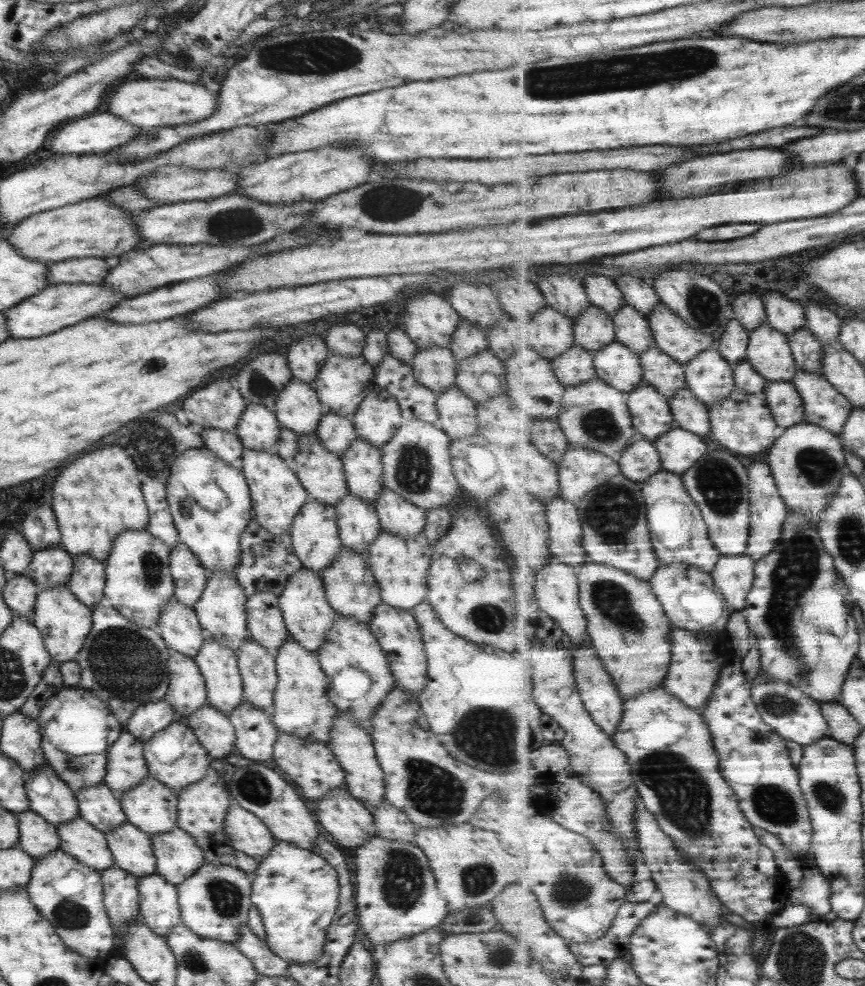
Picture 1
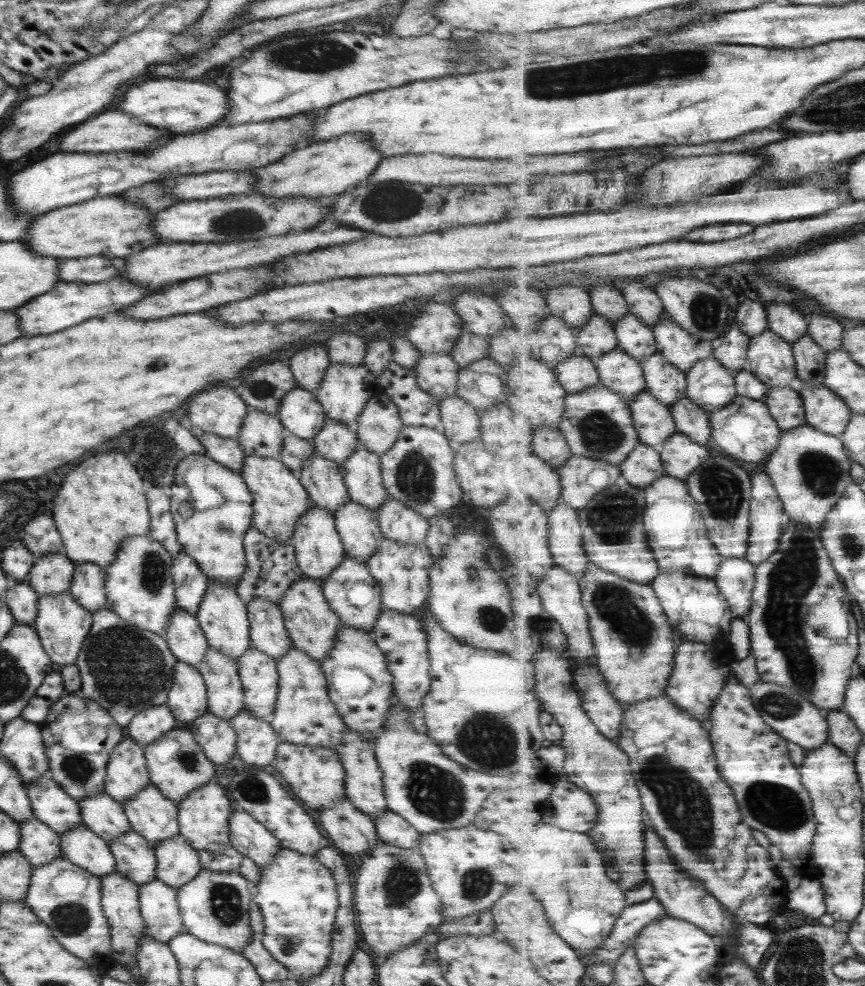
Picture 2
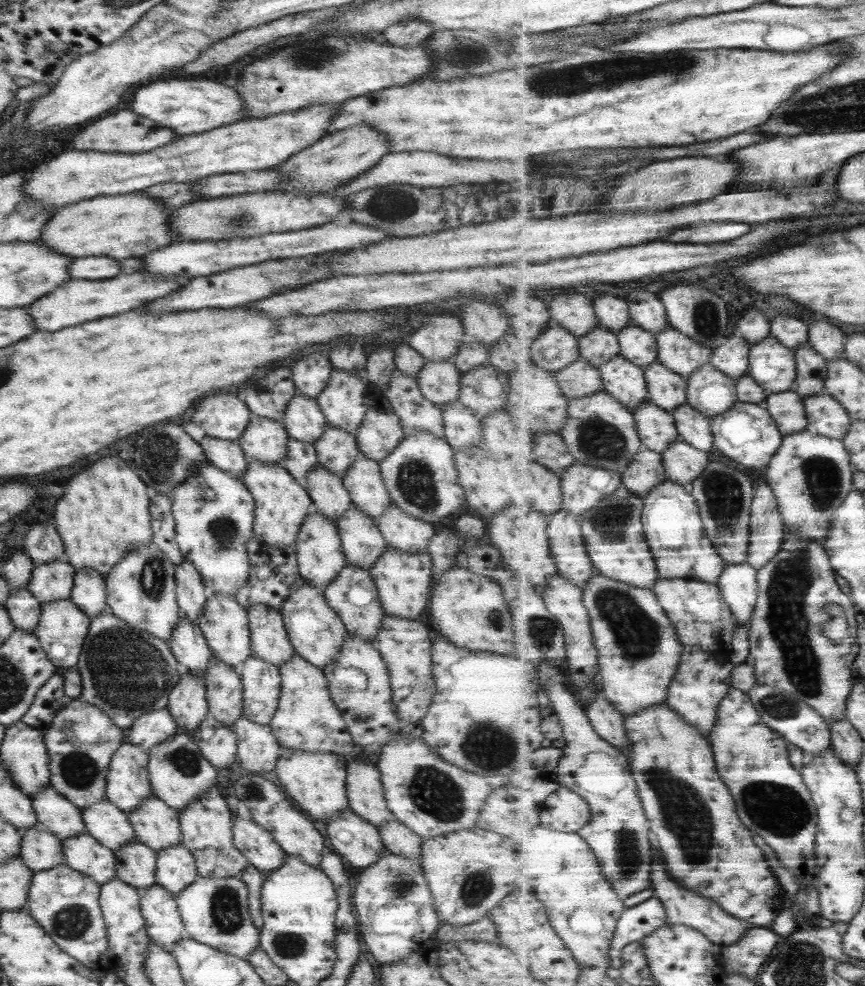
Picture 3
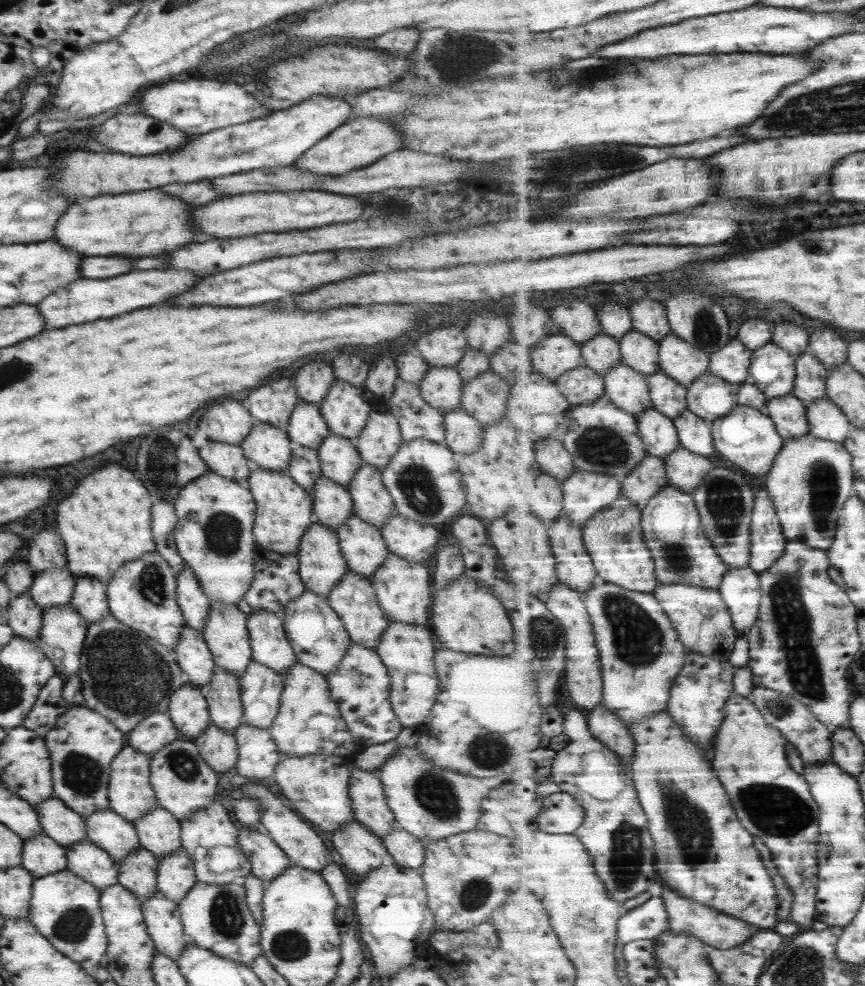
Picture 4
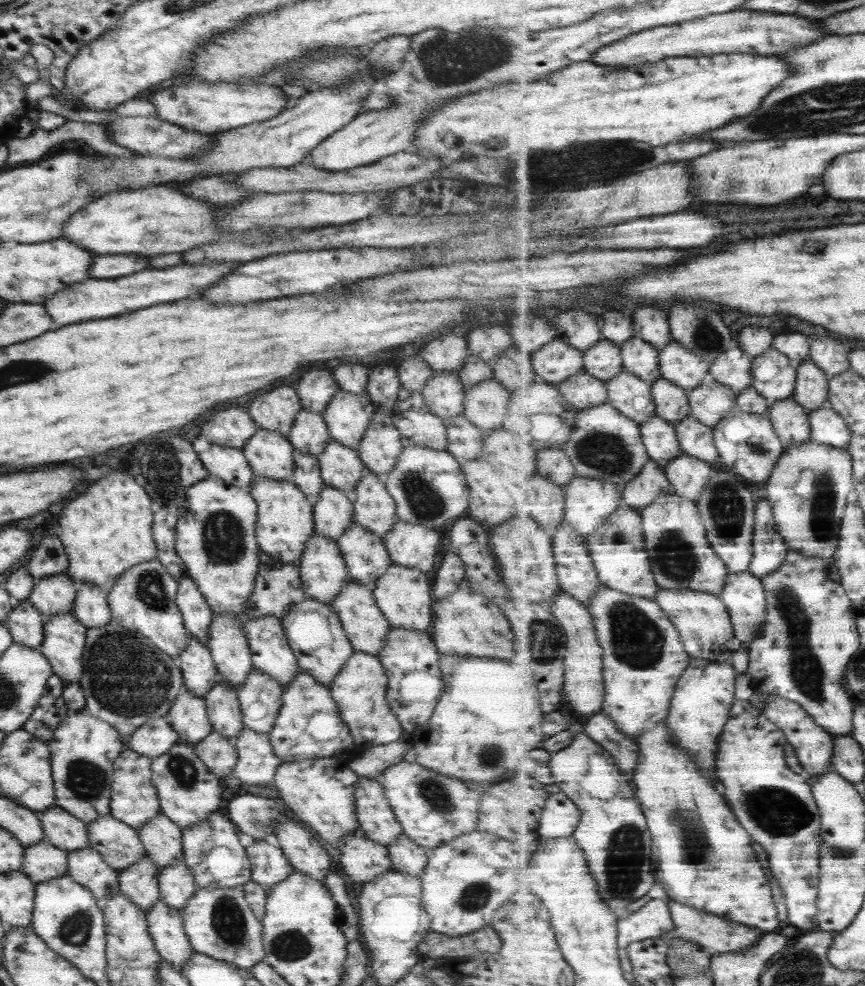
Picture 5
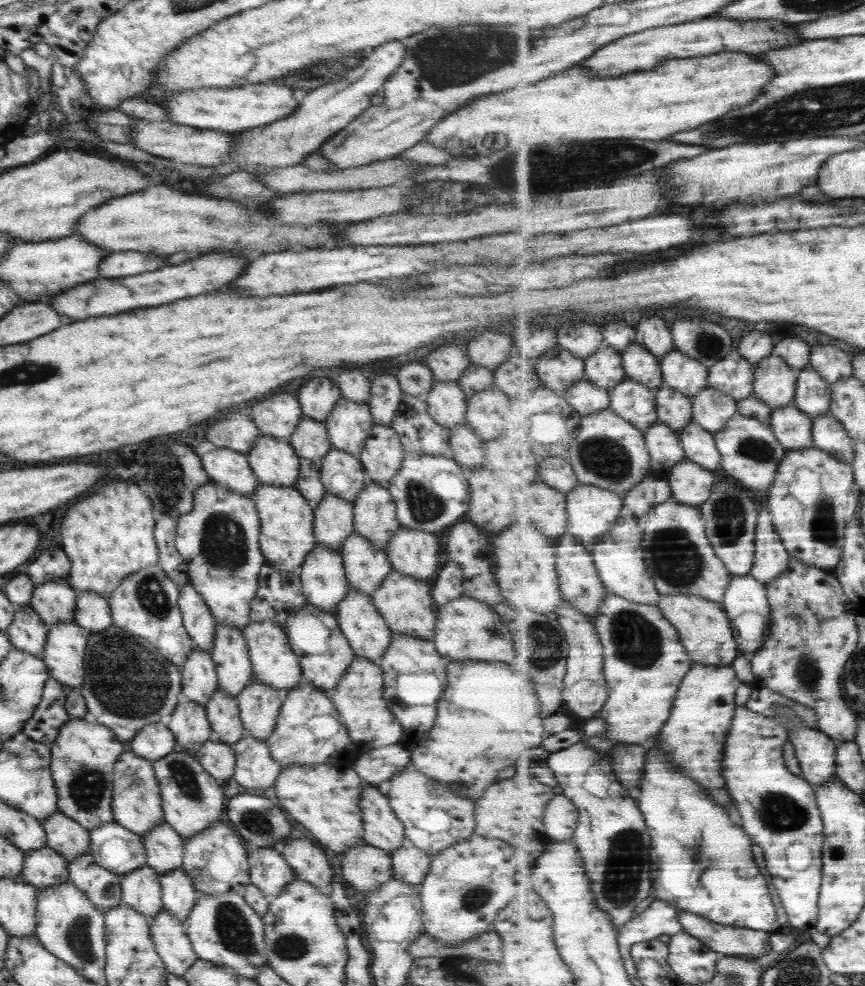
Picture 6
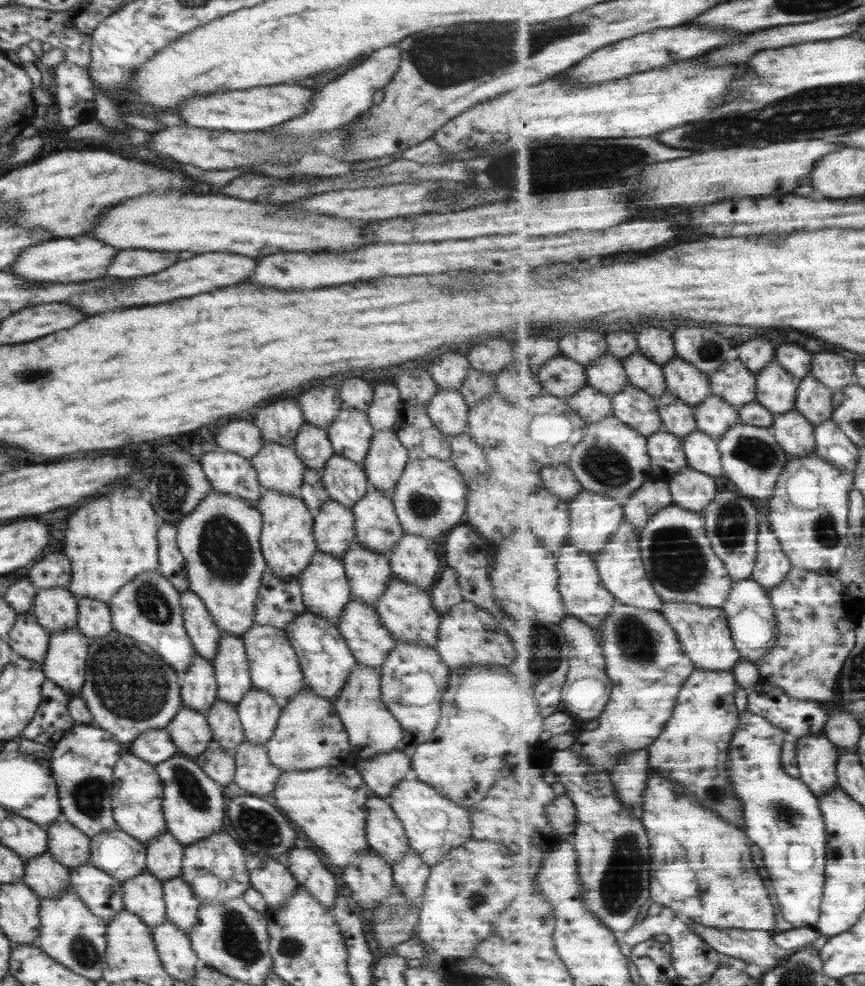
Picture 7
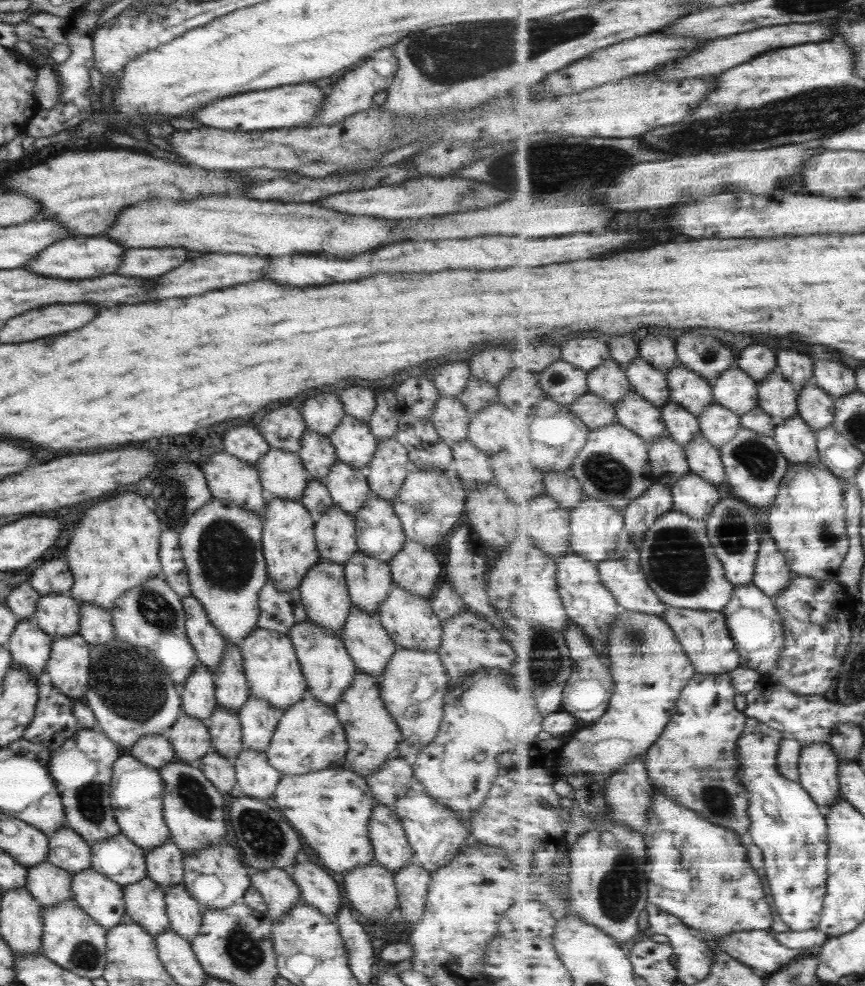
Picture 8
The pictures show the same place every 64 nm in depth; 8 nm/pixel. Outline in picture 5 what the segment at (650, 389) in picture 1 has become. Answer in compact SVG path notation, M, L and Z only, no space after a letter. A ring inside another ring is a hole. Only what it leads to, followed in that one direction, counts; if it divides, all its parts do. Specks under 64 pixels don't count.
M657 414L641 427L651 458L659 462L662 467L667 468L669 464L683 455L684 450L677 425Z

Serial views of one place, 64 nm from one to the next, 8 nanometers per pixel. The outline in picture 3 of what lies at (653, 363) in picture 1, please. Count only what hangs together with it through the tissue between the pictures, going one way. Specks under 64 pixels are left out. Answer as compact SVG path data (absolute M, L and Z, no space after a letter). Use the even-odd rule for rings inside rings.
M660 360L646 368L650 398L656 405L674 414L688 401L690 376L673 372Z

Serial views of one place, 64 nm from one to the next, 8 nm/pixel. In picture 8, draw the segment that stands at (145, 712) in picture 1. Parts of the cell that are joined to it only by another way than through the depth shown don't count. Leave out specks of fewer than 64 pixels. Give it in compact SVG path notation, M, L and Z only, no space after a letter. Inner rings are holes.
M147 734L131 746L128 754L135 756L149 767L160 769L165 764L174 761L175 752L169 740L162 734Z

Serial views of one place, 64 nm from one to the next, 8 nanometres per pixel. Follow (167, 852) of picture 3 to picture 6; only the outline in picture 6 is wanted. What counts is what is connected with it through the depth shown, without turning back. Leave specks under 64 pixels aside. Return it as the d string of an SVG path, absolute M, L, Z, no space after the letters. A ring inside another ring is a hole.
M182 868L160 875L159 882L163 908L186 924L196 899L200 898L203 892L197 890Z

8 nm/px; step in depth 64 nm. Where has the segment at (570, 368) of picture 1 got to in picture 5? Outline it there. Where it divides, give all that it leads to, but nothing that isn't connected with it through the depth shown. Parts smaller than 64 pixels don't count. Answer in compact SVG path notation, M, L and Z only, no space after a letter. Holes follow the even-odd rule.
M588 370L565 380L559 389L578 410L592 409L609 402L608 385Z

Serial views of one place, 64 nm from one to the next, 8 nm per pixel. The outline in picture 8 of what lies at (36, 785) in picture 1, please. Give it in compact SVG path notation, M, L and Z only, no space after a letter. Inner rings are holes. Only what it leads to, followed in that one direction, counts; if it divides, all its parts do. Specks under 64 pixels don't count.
M68 826L54 831L54 835L49 839L48 846L48 863L64 869L71 876L91 868L90 844Z

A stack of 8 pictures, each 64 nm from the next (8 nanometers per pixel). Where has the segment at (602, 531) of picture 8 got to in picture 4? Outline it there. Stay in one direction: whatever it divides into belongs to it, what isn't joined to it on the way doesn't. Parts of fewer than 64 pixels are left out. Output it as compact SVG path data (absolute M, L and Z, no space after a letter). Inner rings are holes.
M576 470L563 482L565 490L564 515L584 528L593 516L610 508L623 494L623 483L603 473Z

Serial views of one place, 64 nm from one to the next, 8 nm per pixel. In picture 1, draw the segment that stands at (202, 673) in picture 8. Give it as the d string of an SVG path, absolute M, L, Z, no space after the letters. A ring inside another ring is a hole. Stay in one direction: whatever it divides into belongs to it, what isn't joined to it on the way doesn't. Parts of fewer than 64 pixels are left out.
M173 598L162 607L157 625L166 646L172 651L185 654L190 658L200 652L204 644L204 630L199 625L196 612L192 607L182 605Z

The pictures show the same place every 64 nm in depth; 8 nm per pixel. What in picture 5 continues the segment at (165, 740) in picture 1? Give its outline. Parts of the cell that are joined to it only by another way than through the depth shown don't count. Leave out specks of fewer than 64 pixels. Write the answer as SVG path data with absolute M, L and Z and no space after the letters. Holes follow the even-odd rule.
M178 742L168 752L151 762L151 779L156 787L160 811L181 831L198 825L208 815L218 812L222 802L220 779L198 758L194 746Z

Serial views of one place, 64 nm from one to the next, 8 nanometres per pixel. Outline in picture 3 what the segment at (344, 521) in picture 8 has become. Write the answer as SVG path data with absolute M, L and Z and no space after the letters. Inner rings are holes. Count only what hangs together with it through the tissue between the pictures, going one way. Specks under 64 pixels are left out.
M320 463L308 471L304 487L313 502L312 509L330 520L338 520L351 506L350 493L343 485L342 476L332 475Z

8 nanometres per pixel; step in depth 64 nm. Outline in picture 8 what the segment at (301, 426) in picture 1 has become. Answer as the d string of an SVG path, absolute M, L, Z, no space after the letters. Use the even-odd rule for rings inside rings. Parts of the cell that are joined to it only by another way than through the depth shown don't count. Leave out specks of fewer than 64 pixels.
M313 430L304 433L297 454L311 478L326 478L337 460L328 435Z

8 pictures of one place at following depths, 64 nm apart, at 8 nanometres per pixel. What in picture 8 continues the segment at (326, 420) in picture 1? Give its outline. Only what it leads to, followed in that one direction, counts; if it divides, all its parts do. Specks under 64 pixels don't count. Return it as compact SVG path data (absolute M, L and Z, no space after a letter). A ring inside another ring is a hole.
M336 460L325 483L333 506L355 515L367 503L372 492L365 471Z

